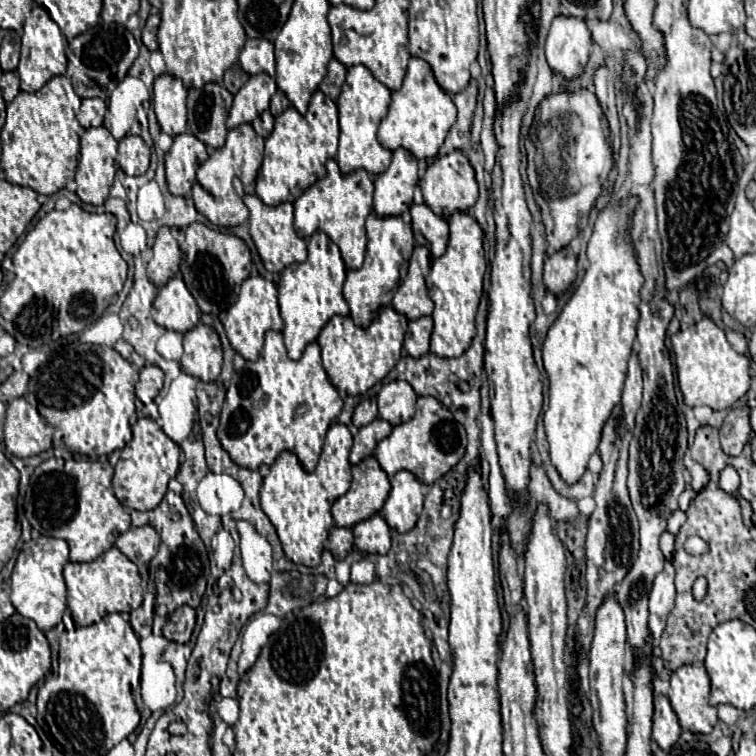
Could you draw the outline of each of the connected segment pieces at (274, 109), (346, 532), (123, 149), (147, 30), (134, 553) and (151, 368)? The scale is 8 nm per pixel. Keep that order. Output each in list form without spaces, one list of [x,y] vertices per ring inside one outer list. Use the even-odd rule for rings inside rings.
[[[277,90],[277,92],[275,92],[275,96],[271,98],[271,108],[269,108],[269,110],[271,110],[271,114],[273,114],[273,116],[277,116],[277,114],[281,114],[283,110],[287,110],[289,106],[291,106],[291,104],[289,104],[287,96],[285,96],[281,90]]]
[[[335,526],[329,532],[327,548],[331,550],[331,554],[337,560],[343,560],[347,556],[347,552],[351,550],[351,546],[353,546],[353,532],[351,532],[351,528],[339,528],[339,526]]]
[[[127,134],[127,136],[119,142],[117,162],[119,162],[121,170],[123,170],[127,176],[141,176],[141,174],[145,174],[147,168],[149,168],[149,156],[151,156],[151,150],[149,150],[149,146],[143,142],[141,136]]]
[[[151,14],[151,16],[147,18],[145,26],[143,26],[143,44],[145,44],[151,52],[159,48],[159,44],[157,44],[157,30],[159,30],[159,22],[161,22],[159,14]]]
[[[151,526],[131,528],[125,534],[119,534],[115,546],[135,564],[147,564],[159,548],[159,534]]]
[[[145,364],[139,372],[139,382],[135,386],[135,394],[141,402],[151,402],[159,390],[163,388],[163,370],[155,364]]]

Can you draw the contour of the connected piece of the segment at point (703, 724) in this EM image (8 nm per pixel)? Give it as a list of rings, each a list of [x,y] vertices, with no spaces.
[[[683,664],[671,672],[669,700],[681,722],[689,732],[709,734],[717,722],[717,708],[709,704],[711,680],[703,666]]]

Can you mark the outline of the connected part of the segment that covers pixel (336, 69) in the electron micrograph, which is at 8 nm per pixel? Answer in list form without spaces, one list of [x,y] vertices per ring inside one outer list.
[[[333,58],[329,62],[329,66],[327,66],[327,76],[323,78],[319,90],[323,90],[329,98],[335,100],[339,96],[339,92],[341,92],[343,82],[345,82],[345,72],[347,72],[347,68],[337,58]]]

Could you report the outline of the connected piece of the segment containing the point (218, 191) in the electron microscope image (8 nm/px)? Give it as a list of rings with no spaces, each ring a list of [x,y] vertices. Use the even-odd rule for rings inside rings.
[[[241,124],[239,128],[229,130],[225,146],[211,150],[209,158],[199,166],[197,182],[215,198],[215,206],[199,206],[199,212],[209,216],[209,220],[215,226],[243,224],[247,220],[249,210],[243,204],[243,200],[237,196],[233,180],[239,178],[245,192],[253,194],[255,192],[255,176],[257,176],[257,170],[261,166],[261,160],[263,160],[263,138],[251,128],[251,124]]]

